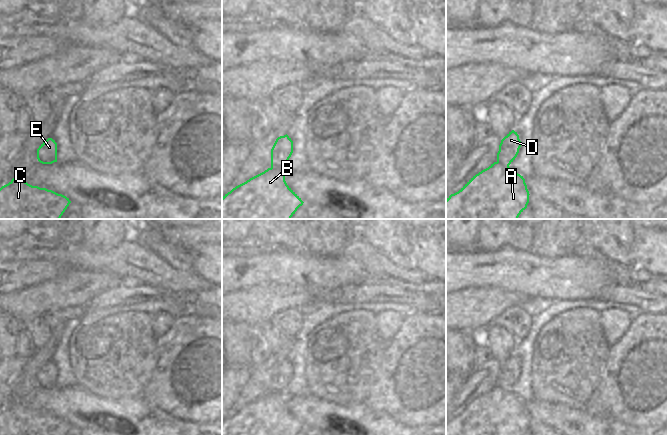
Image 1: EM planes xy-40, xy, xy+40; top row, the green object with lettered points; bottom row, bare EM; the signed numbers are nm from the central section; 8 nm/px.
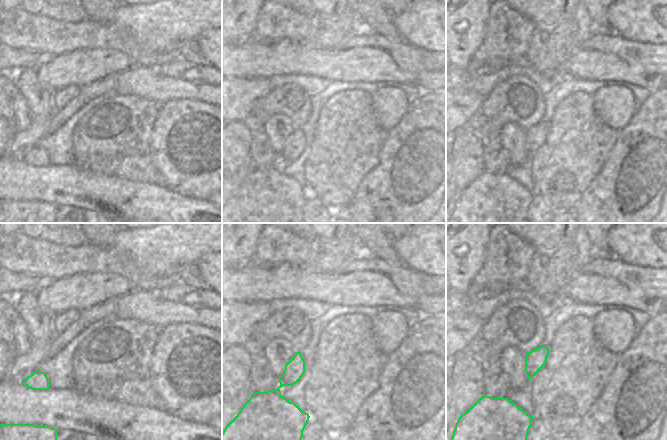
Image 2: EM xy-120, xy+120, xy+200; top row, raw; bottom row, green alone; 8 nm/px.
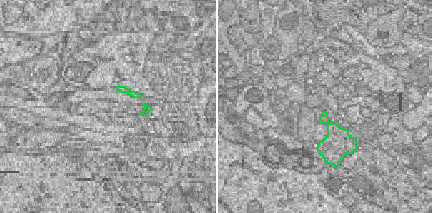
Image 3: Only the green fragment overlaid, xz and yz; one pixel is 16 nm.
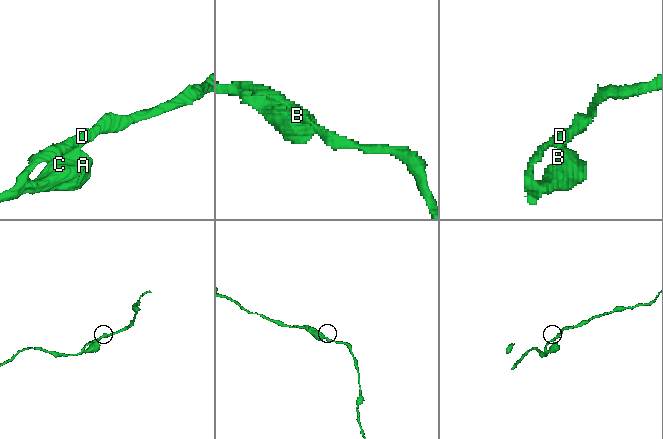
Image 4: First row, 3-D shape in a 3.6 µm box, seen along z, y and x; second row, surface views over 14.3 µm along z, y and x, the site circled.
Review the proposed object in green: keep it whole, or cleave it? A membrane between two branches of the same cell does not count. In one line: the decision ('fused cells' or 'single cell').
single cell

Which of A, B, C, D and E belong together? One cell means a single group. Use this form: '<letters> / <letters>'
A B C D E

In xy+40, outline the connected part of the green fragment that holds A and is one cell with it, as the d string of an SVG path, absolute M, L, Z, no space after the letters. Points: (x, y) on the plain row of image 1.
M512 354L502 364L497 385L473 400L458 416L446 423L446 435L523 435L529 427L529 415L523 400L509 389L521 371L517 356Z

